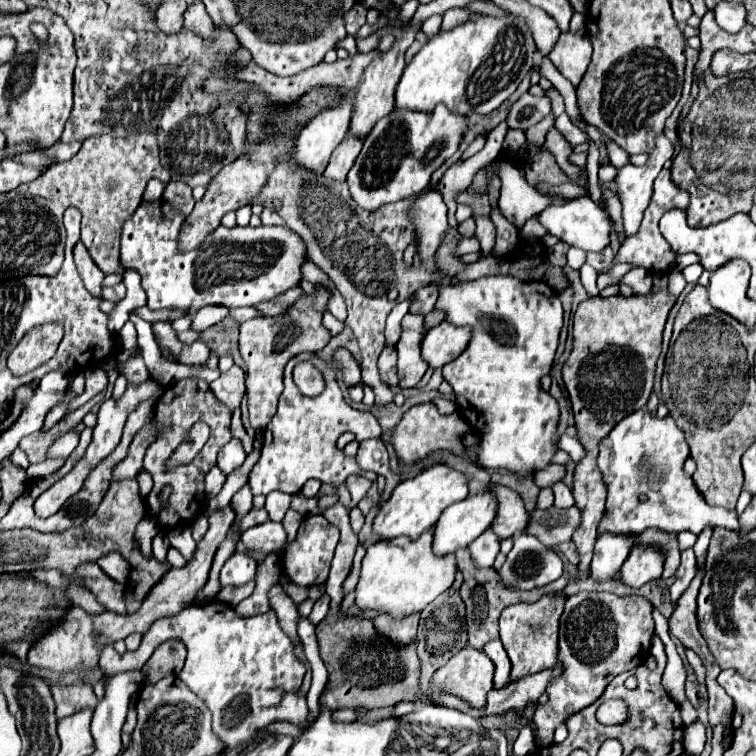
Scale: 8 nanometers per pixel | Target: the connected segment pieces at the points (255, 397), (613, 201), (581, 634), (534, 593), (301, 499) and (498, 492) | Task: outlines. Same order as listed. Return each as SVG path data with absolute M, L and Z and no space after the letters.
M318 288L316 298L304 296L292 304L284 314L272 318L252 318L240 326L240 354L246 366L246 396L248 396L249 420L256 431L266 429L266 424L276 414L278 398L282 394L282 374L288 360L298 352L316 352L322 350L330 332L322 326L322 310L326 308L328 292Z
M600 186L600 190L602 190L602 198L604 198L604 204L606 204L606 210L612 216L612 220L616 222L616 230L620 234L620 240L624 240L624 230L622 230L622 220L620 220L620 212L622 212L620 200L618 200L618 196L610 188Z
M584 592L580 598L568 598L564 614L560 618L560 654L558 660L564 664L564 672L558 680L554 680L546 692L550 700L546 704L538 704L532 722L536 724L536 738L540 744L554 744L554 730L558 724L566 722L580 708L590 706L600 698L606 684L618 676L620 672L632 670L646 662L650 656L650 644L654 636L654 620L652 620L652 602L644 596L616 596L608 592Z
M458 550L456 552L456 562L458 562L458 568L462 570L464 574L464 582L462 582L462 588L460 588L460 596L466 604L466 624L468 624L468 644L476 650L482 650L486 642L490 640L496 640L500 638L498 636L498 618L500 618L500 612L510 606L512 602L536 602L540 596L548 594L550 590L562 590L564 588L564 578L544 586L544 588L536 588L536 590L530 590L530 592L522 592L522 590L516 590L516 588L506 588L500 584L494 568L486 568L486 570L480 570L474 566L468 550Z
M296 492L292 494L292 510L300 512L302 516L308 516L308 514L316 514L320 512L318 506L316 506L316 498L306 498L302 492Z
M492 484L490 490L498 500L498 514L492 526L494 534L498 534L500 538L510 538L516 534L516 530L524 530L528 524L528 512L524 510L520 496L500 484Z

